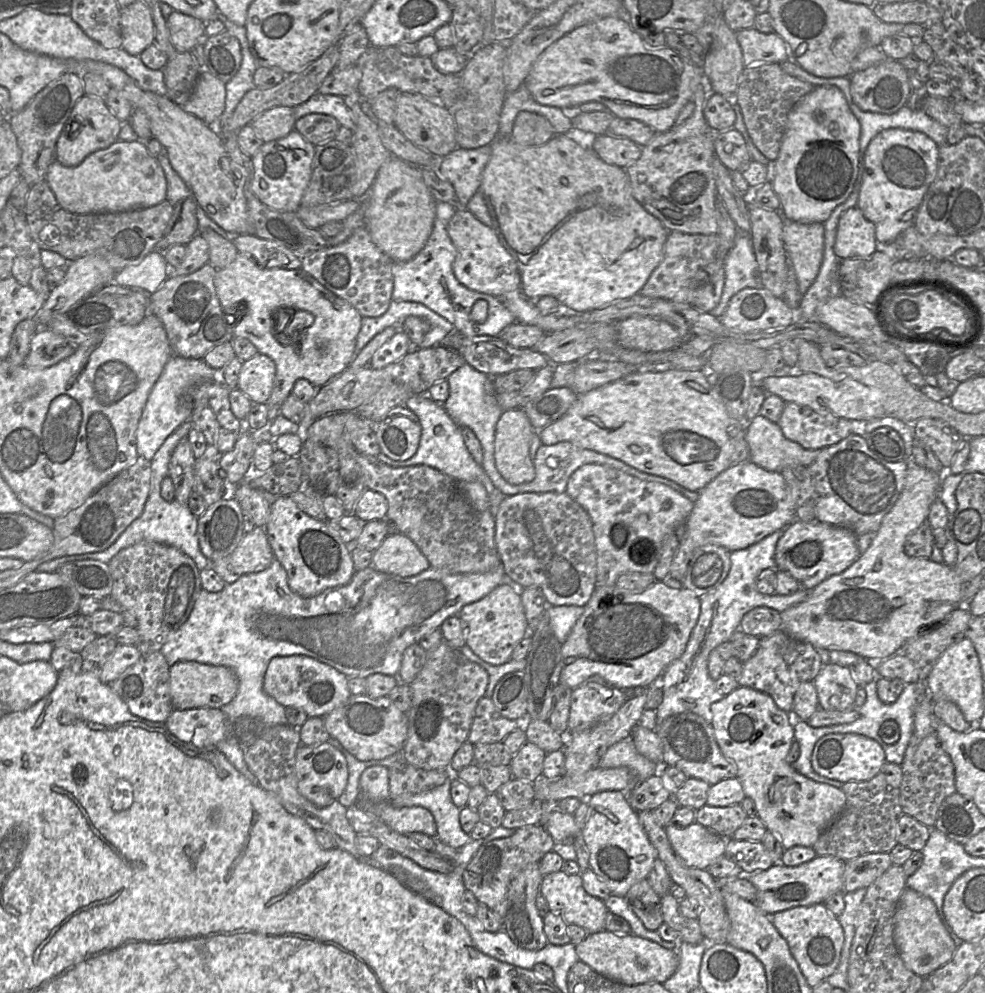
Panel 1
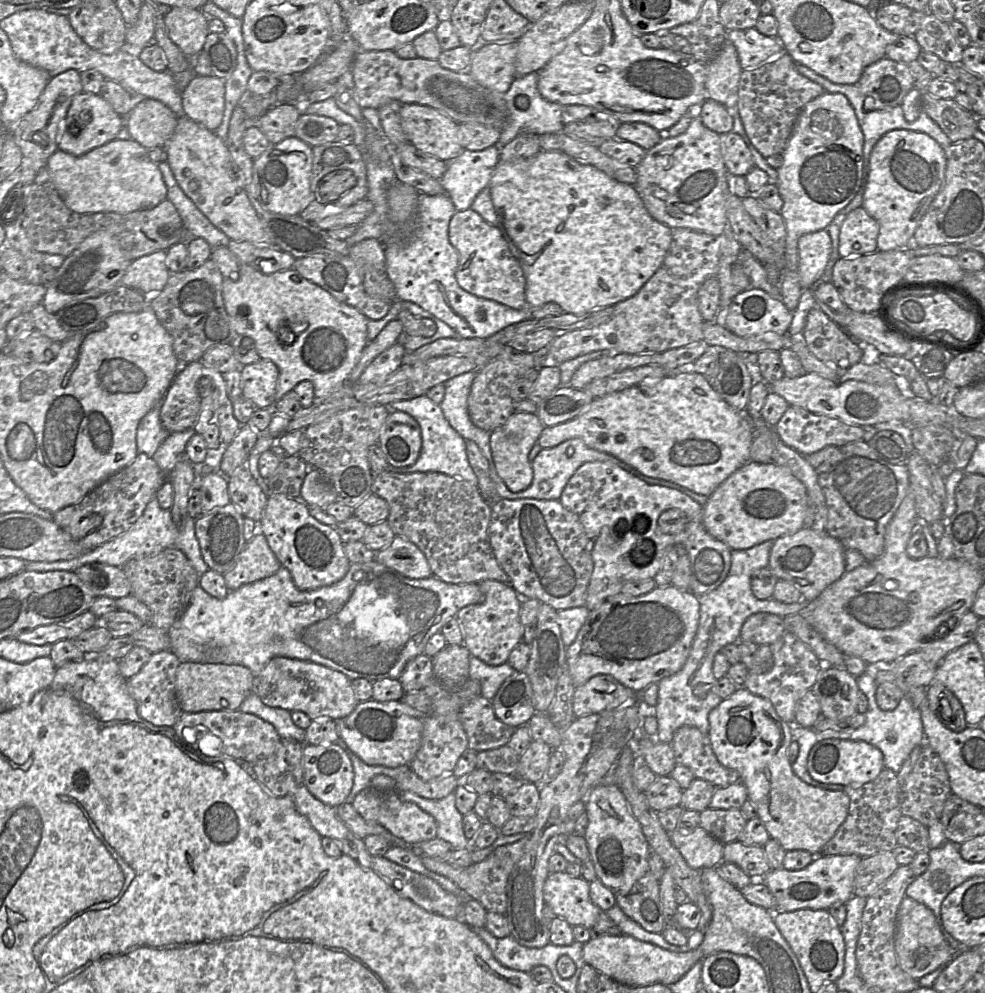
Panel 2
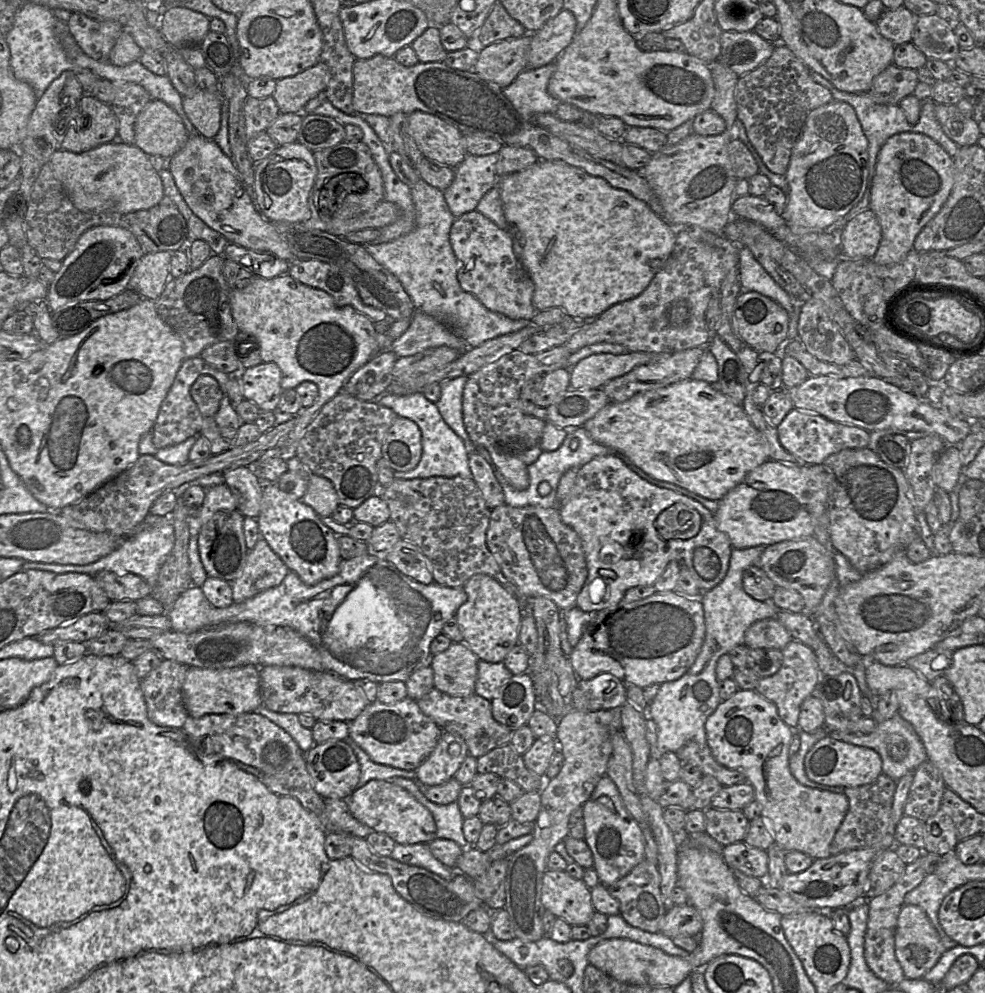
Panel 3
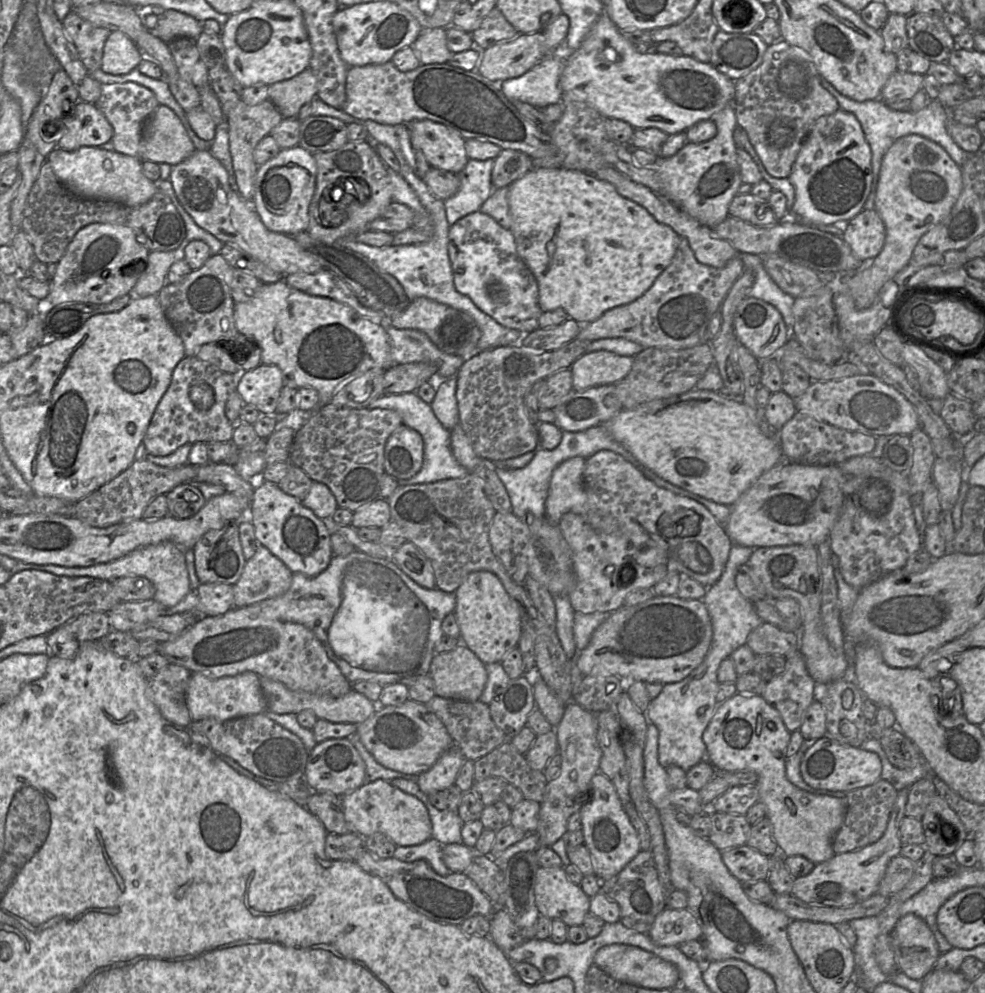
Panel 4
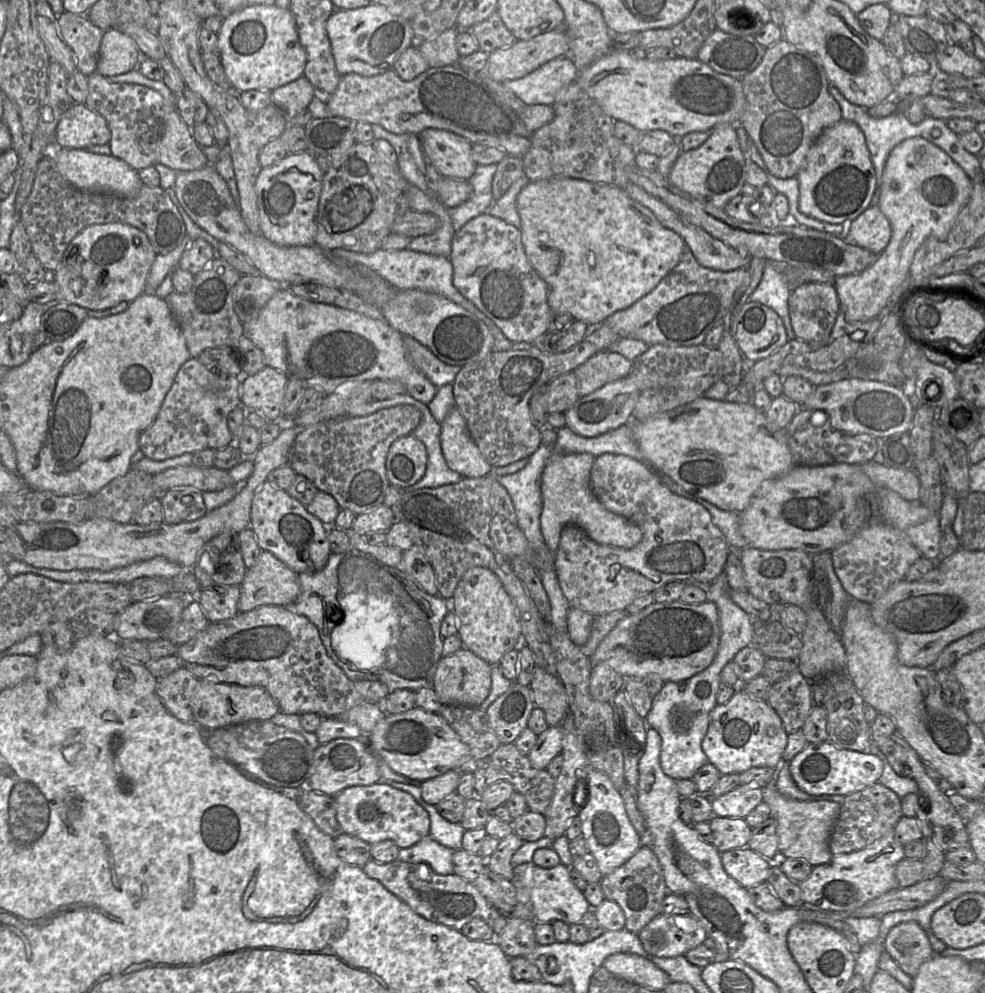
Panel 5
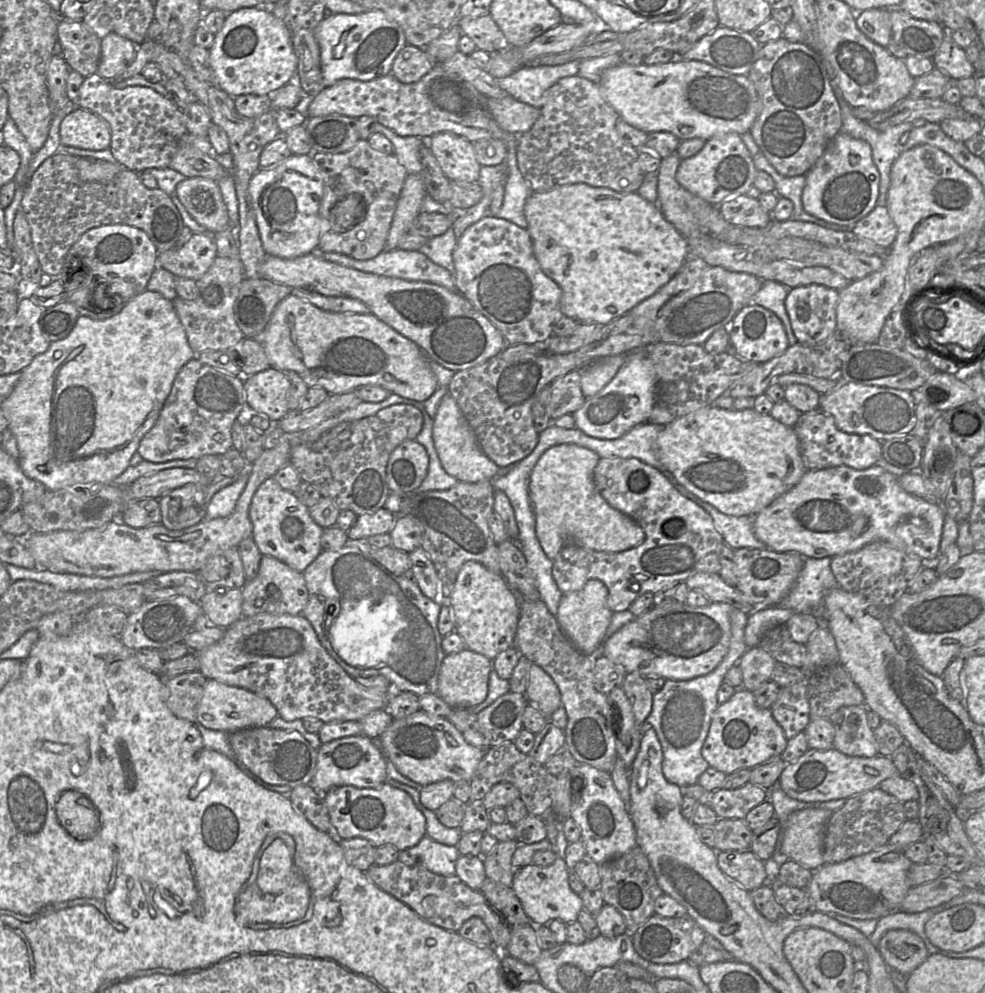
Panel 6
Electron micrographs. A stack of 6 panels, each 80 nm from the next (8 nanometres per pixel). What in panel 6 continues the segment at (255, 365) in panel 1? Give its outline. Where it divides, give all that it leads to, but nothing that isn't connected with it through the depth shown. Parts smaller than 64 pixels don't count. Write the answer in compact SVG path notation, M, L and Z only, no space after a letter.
M269 367L251 376L243 376L243 385L246 395L246 407L249 412L264 415L272 422L278 422L290 412L287 402L290 382L284 372Z

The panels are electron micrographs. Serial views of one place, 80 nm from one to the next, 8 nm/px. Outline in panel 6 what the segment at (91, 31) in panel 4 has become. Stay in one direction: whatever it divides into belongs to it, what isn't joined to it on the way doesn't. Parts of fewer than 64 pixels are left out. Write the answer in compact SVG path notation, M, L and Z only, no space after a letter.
M61 18L58 25L58 52L70 70L84 78L97 74L101 55L100 39L82 21Z

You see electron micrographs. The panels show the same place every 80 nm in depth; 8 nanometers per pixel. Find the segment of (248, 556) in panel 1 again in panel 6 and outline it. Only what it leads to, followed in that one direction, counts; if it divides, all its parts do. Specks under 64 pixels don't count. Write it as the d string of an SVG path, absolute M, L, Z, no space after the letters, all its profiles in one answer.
M262 555L257 576L242 587L242 616L258 613L301 615L308 603L308 590L301 572L268 555Z

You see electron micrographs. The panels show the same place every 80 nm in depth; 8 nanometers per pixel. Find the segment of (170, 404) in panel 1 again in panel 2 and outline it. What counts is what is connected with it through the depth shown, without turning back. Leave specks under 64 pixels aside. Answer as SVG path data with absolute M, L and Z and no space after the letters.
M162 401L158 402L139 422L136 432L138 453L153 457L160 444L170 434L162 425L160 409Z

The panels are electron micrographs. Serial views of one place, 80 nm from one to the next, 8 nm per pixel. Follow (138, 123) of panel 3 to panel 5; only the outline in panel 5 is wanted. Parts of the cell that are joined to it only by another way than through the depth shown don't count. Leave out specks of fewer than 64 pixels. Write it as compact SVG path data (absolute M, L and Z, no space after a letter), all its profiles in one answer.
M177 111L165 117L158 163L177 171L194 171L209 165L207 157Z

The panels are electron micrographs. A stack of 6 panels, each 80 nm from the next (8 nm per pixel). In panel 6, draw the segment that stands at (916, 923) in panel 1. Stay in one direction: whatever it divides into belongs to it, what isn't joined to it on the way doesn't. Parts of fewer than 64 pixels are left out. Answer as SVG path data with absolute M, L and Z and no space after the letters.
M904 929L886 932L880 939L877 949L889 969L906 977L930 955L919 936Z

